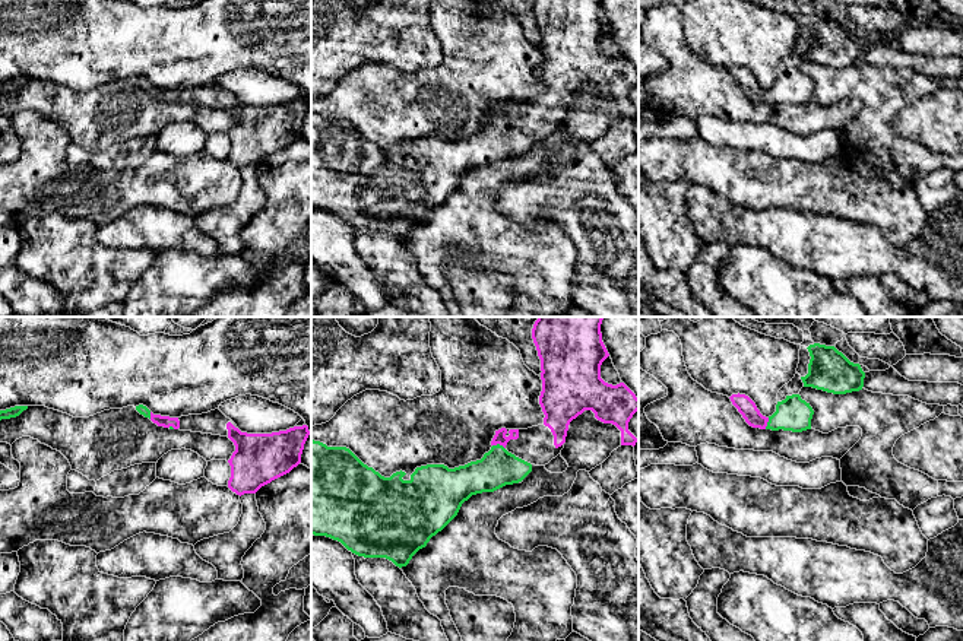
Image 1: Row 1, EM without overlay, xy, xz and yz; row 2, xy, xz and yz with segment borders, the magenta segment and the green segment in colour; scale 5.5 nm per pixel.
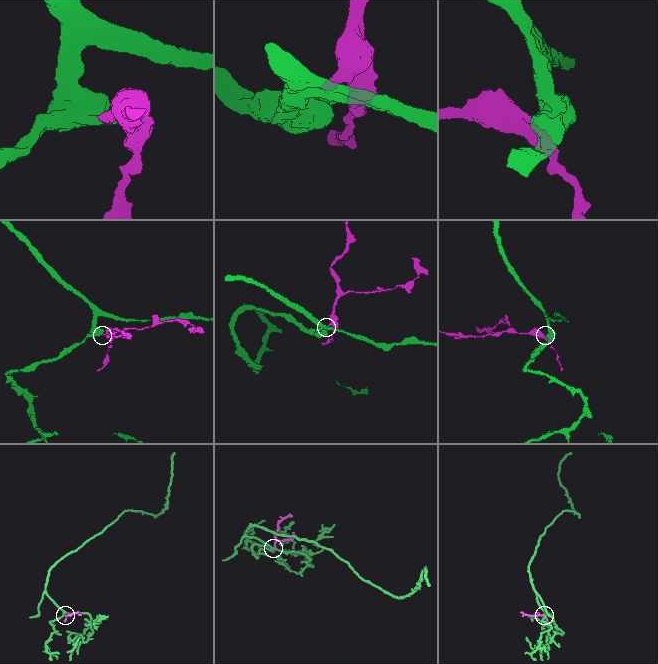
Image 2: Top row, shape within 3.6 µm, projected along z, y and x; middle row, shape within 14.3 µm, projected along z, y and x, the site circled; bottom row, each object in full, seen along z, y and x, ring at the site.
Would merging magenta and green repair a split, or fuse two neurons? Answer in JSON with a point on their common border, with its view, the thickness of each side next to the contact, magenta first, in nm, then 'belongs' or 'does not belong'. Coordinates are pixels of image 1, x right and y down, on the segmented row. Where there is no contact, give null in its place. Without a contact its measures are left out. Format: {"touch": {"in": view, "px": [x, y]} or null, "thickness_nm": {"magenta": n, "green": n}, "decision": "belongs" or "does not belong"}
{"touch": {"in": "xz", "px": [499, 443]}, "thickness_nm": {"magenta": 70, "green": 200}, "decision": "belongs"}

